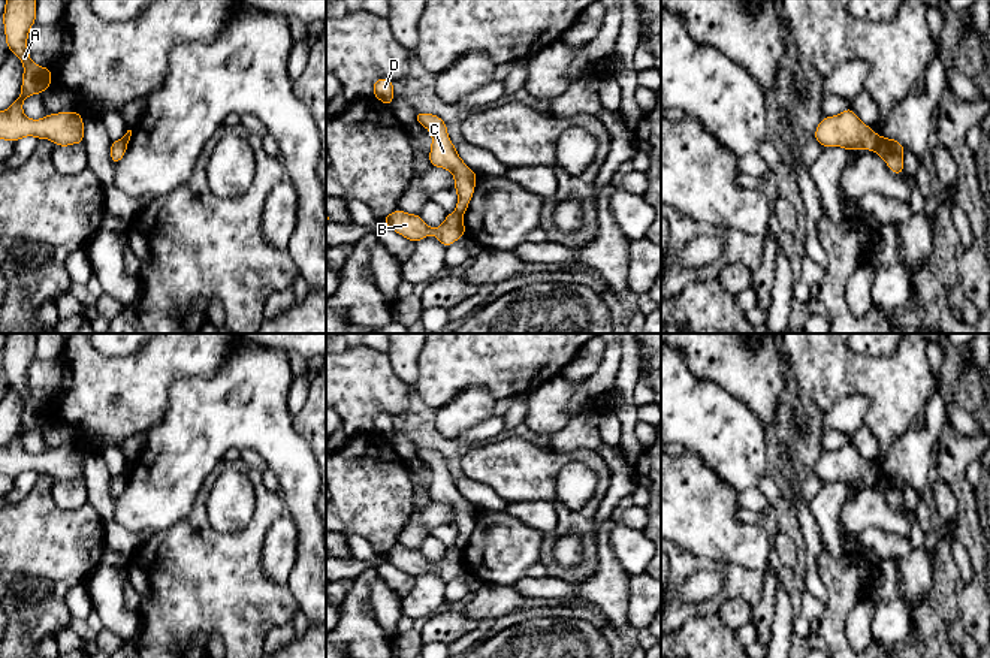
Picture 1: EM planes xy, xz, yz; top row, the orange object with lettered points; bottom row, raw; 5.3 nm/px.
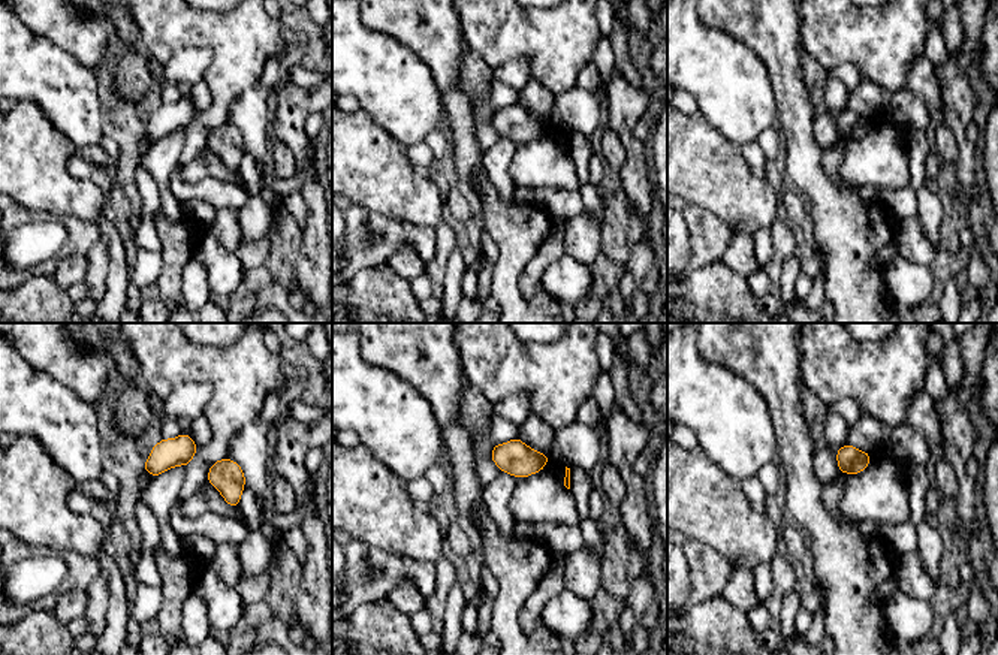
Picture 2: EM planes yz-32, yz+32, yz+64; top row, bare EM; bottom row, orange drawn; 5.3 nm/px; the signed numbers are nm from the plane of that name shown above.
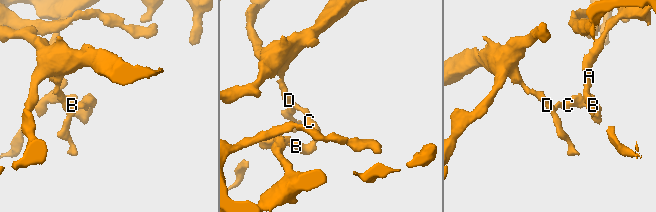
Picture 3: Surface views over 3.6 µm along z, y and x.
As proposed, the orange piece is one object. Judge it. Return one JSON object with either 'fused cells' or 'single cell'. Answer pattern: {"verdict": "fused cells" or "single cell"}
{"verdict": "fused cells"}

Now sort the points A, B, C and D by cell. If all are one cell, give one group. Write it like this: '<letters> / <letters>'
A B / C D

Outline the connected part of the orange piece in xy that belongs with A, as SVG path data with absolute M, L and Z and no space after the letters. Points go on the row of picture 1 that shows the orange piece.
M6 0L3 24L6 45L24 64L19 97L0 112L0 139L16 142L24 136L49 139L55 145L69 147L84 144L84 129L79 111L57 112L40 120L30 120L22 112L24 100L31 94L42 94L51 84L52 69L31 61L27 37L36 22L36 0Z

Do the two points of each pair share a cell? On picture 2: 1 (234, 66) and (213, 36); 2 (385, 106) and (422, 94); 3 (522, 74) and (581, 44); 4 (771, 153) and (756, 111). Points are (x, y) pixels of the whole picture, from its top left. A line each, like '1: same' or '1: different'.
1: same
2: same
3: different
4: different

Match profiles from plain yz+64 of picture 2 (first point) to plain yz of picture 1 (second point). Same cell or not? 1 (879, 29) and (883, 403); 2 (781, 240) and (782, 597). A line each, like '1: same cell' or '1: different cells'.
1: same cell
2: different cells

